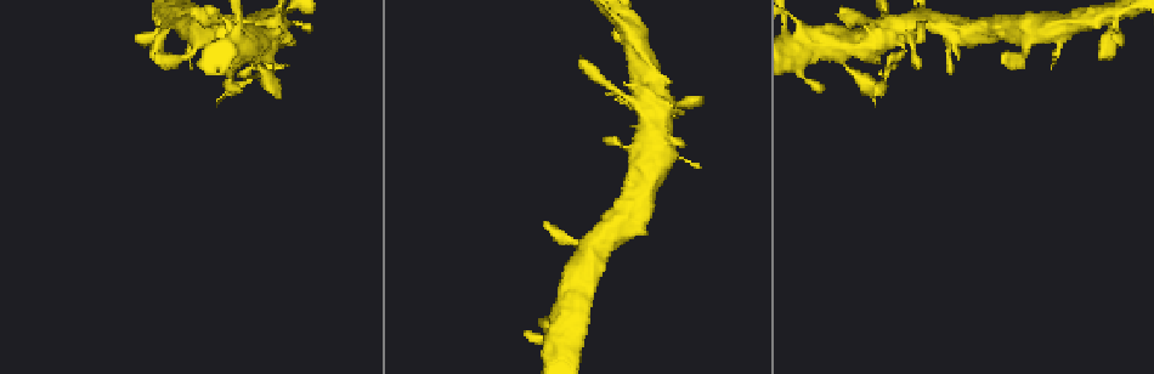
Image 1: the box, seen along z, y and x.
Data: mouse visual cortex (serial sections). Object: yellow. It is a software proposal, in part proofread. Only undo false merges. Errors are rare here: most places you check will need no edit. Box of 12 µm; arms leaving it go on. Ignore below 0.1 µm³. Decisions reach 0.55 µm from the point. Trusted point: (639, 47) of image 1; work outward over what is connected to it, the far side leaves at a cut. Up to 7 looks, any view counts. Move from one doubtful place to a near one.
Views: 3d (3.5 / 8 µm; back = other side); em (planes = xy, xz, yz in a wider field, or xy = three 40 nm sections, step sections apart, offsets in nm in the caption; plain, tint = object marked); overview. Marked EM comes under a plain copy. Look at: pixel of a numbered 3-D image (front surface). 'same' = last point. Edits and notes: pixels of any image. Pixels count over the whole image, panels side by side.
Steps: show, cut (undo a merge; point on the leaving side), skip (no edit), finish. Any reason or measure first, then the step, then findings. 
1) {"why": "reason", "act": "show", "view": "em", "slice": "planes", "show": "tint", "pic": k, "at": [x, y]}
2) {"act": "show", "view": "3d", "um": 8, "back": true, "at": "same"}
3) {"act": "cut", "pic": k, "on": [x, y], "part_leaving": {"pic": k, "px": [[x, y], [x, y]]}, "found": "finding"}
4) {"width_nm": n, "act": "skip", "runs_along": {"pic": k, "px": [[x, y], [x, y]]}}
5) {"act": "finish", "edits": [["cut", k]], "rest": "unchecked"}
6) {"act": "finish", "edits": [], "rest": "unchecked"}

{"why": "abrupt turn", "act": "show", "view": "3d", "um": 8, "pic": 1, "at": [269, 24]}

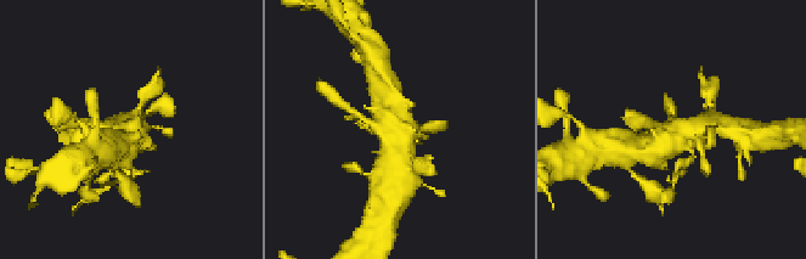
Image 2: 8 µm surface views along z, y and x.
{"why": "shape alone is not enough", "act": "show", "view": "em", "slice": "xy", "step": 1, "show": "tint", "pic": 2, "at": [398, 136]}

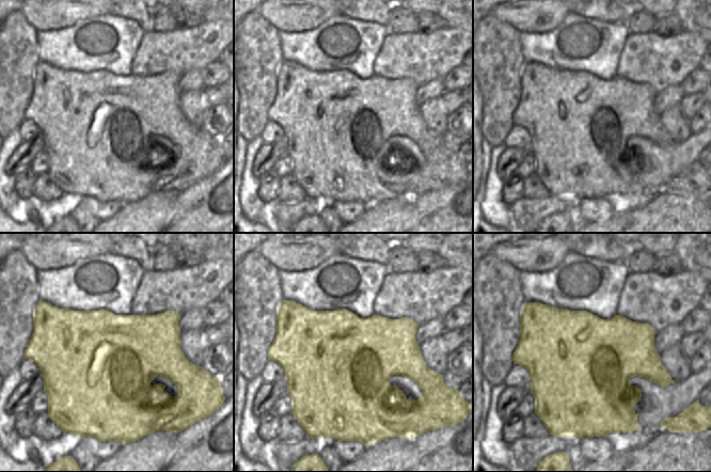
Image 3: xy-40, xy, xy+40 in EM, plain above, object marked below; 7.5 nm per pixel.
{"act": "skip", "runs_along": {"pic": 2, "px": [[641, 150], [702, 127]]}, "found": "continuous, no second cell"}

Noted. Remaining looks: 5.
{"why": "narrows sharply", "act": "show", "view": "3d", "um": 8, "pic": 1, "at": [792, 45]}

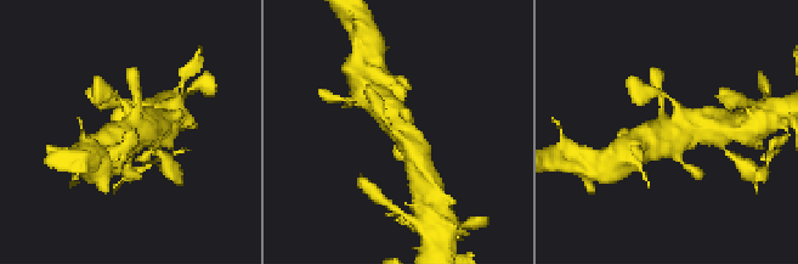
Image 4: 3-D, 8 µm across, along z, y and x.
{"why": "need the tissue", "act": "show", "view": "em", "slice": "xy", "step": 3, "show": "tint", "pic": 4, "at": [407, 127]}

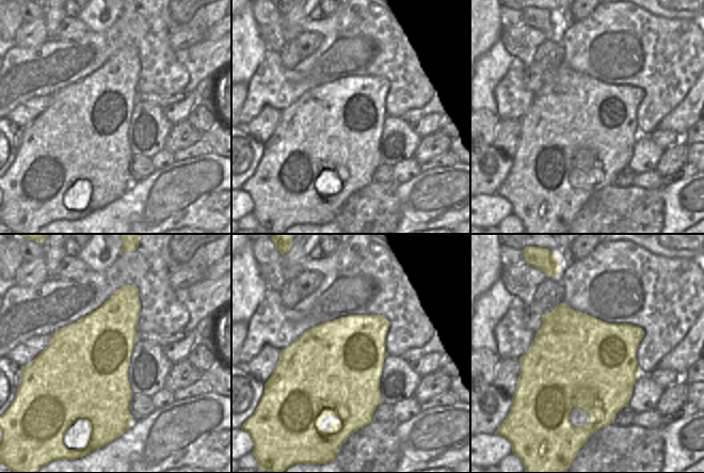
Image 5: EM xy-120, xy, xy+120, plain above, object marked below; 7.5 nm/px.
{"act": "skip", "runs_along": {"pic": 4, "px": [[422, 166], [406, 129], [392, 113]]}, "found": "continuous, no second cell"}

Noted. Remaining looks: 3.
{"act": "show", "view": "3d", "um": 3.5, "pic": 1, "at": [560, 334]}

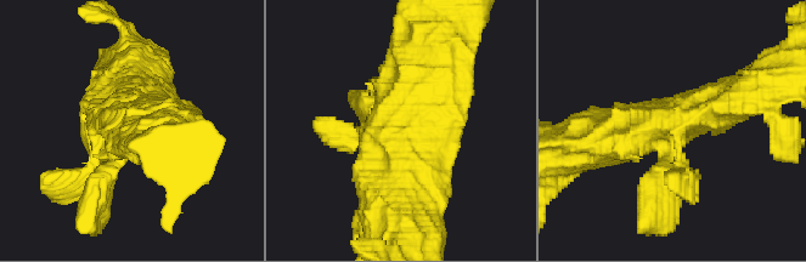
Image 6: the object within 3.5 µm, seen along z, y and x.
{"why": "shape alone is not enough", "act": "show", "view": "em", "slice": "xy", "step": 5, "show": "tint", "pic": 6, "at": [401, 124]}

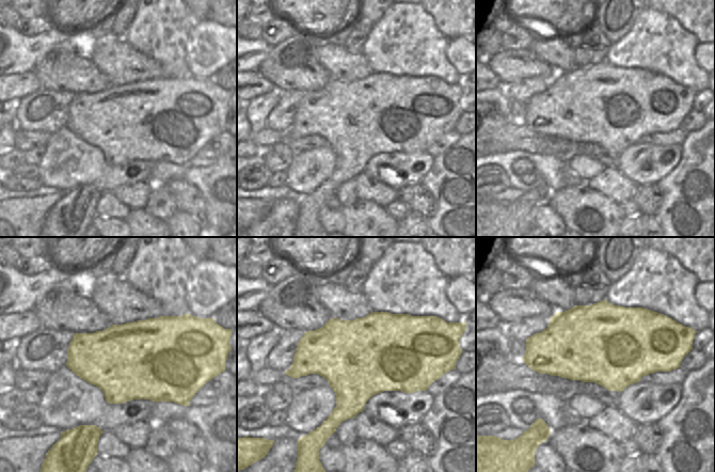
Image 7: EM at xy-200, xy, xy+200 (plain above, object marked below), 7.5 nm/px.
{"act": "skip", "found": "one cell here"}

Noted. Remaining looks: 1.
{"act": "finish", "edits": [], "rest": "unchecked"}

